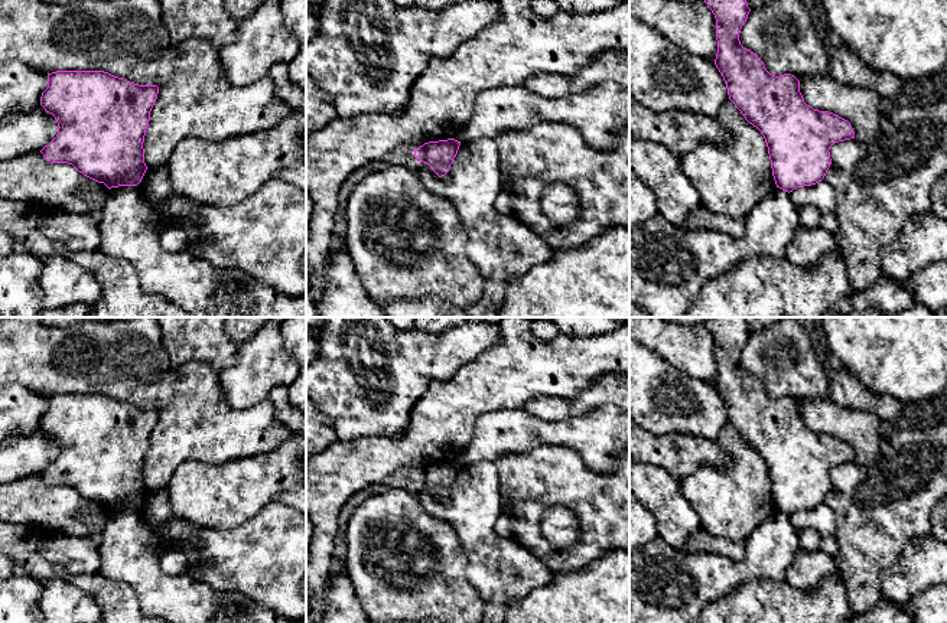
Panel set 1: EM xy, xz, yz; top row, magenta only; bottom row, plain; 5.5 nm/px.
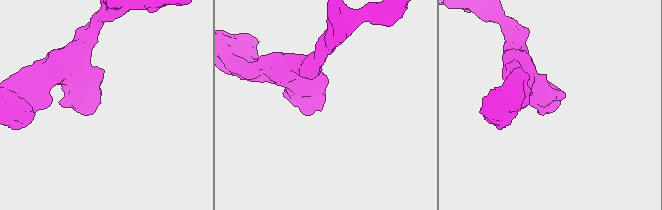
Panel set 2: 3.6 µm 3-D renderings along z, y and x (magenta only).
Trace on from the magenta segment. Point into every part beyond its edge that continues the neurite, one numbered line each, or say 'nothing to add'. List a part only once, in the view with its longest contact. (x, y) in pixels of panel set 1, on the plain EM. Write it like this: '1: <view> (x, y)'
nothing to add

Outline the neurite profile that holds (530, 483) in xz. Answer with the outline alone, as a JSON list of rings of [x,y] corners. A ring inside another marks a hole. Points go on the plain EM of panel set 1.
[[[541,444],[527,453],[505,453],[495,461],[501,512],[511,519],[514,541],[527,548],[553,573],[580,571],[606,551],[629,551],[629,444],[612,473],[589,469],[579,453],[566,446]],[[554,506],[567,508],[579,523],[579,541],[569,549],[551,545],[540,528],[543,513]]]

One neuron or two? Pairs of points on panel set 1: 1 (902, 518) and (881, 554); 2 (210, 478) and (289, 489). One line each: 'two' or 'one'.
1: one
2: one

